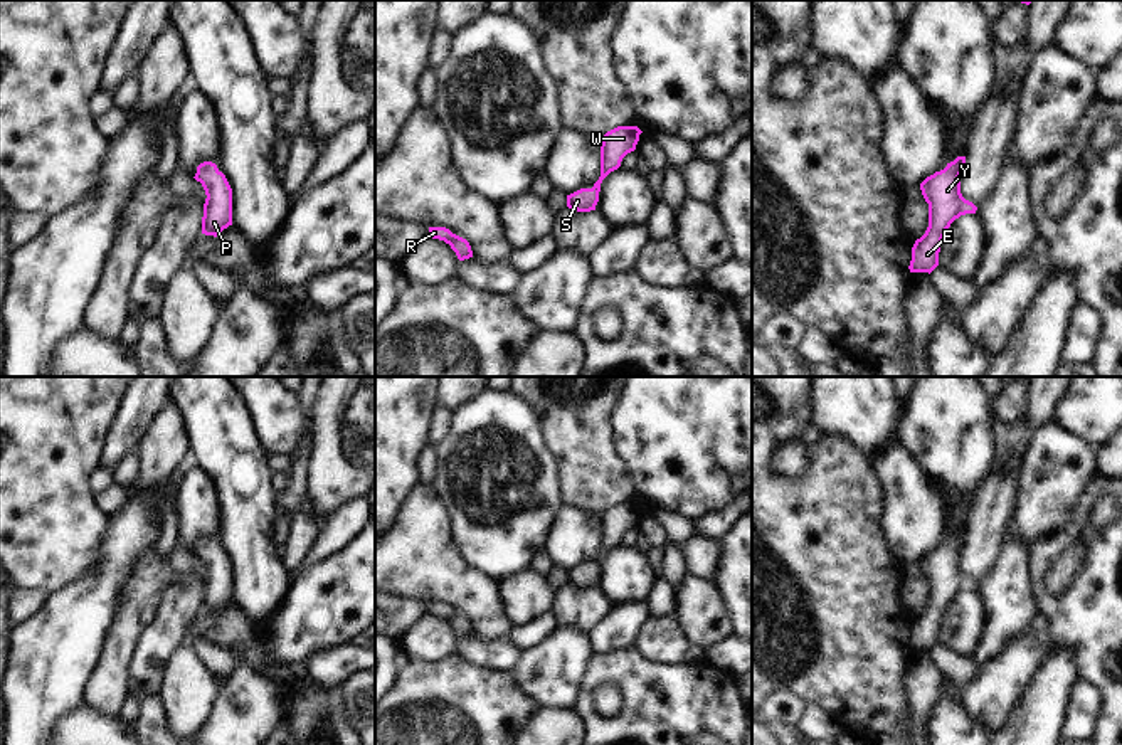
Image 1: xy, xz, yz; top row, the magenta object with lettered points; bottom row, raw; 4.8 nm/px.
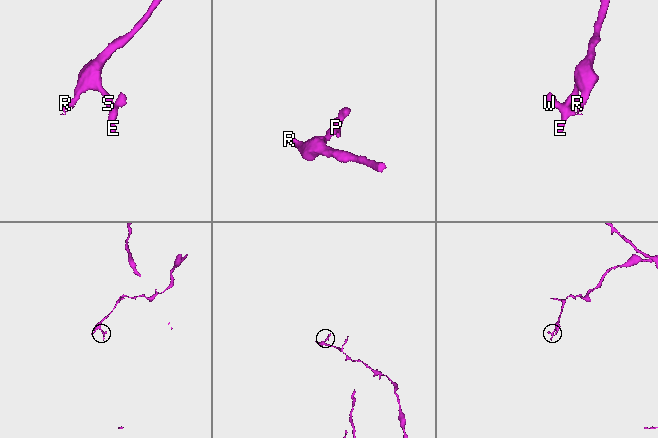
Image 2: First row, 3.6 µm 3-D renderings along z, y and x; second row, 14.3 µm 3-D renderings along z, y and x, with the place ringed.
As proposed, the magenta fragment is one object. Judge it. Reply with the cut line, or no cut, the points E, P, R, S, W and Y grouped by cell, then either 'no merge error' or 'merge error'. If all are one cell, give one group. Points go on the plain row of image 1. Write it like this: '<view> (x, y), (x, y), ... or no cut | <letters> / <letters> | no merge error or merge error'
no cut | E P R S W Y | no merge error

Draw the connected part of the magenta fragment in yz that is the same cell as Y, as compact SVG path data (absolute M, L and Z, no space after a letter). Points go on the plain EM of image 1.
M966 533L954 538L920 560L922 572L929 580L929 604L912 624L910 649L932 649L939 642L942 616L950 600L966 590L976 590L977 584L961 570L959 553Z

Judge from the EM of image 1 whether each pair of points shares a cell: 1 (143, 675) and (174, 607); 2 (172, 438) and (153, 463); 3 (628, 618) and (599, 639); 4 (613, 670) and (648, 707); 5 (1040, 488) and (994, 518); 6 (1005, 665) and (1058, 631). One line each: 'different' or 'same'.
1: same
2: same
3: same
4: same
5: different
6: different

